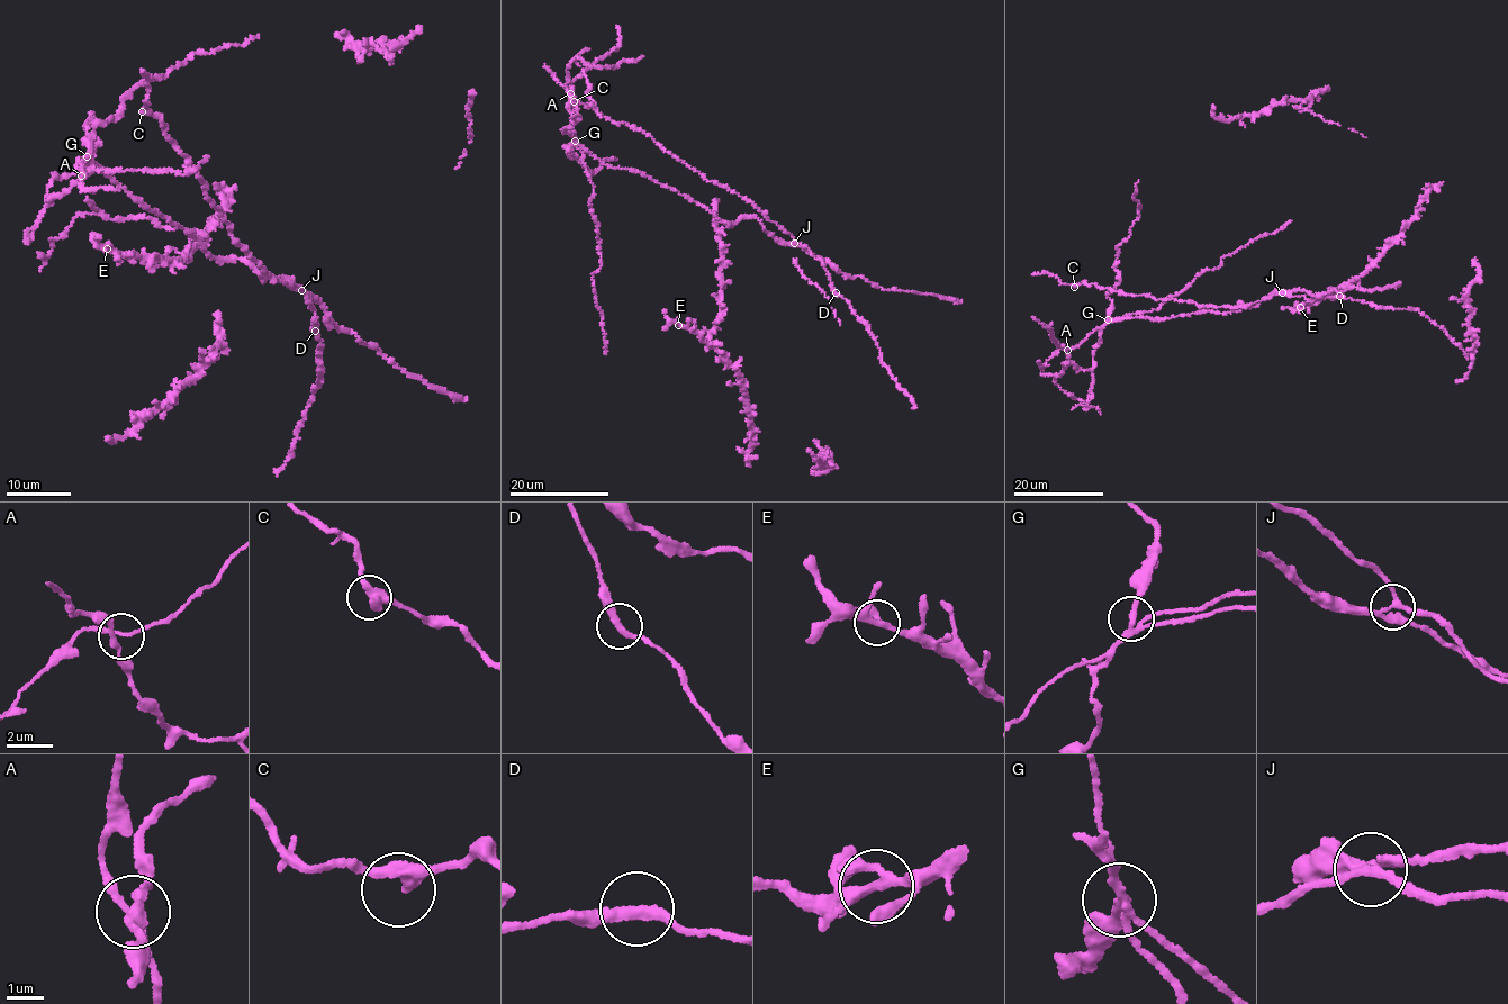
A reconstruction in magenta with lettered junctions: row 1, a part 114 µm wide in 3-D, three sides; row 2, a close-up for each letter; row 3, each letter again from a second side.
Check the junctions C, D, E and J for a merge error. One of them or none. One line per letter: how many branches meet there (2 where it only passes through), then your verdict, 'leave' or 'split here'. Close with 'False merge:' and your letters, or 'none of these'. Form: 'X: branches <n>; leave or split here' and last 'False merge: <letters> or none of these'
C: branches 2; leave
D: branches 2; leave
E: branches 4; leave
J: branches 4; split here
False merge: J

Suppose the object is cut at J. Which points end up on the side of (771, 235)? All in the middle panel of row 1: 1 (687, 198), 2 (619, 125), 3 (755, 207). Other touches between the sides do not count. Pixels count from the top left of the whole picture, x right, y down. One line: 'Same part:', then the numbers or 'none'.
Same part: 1

